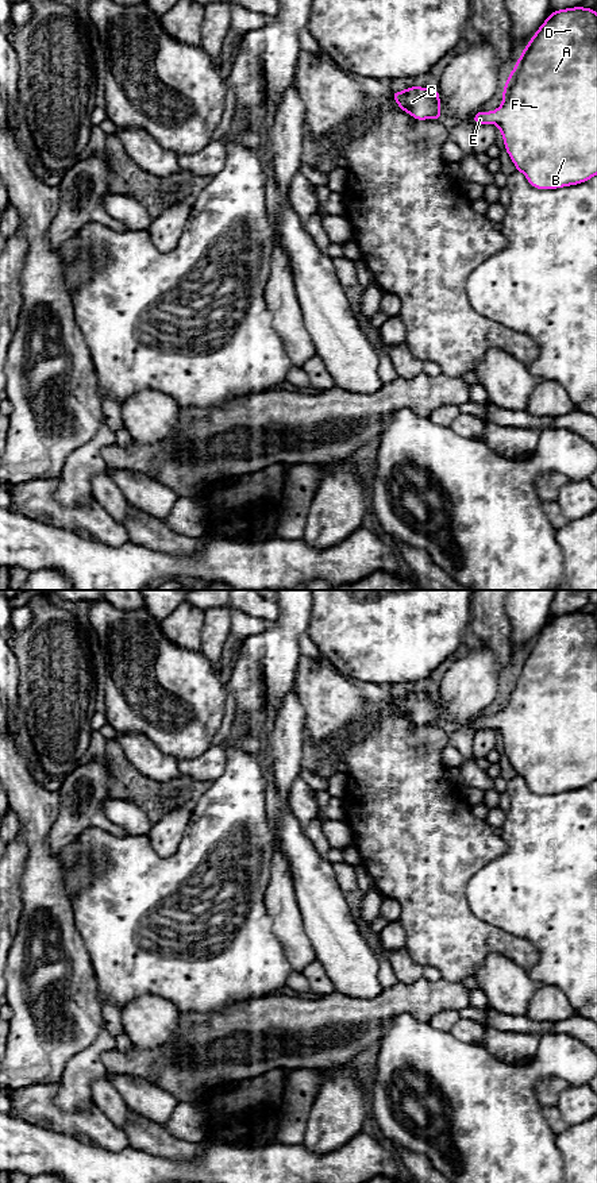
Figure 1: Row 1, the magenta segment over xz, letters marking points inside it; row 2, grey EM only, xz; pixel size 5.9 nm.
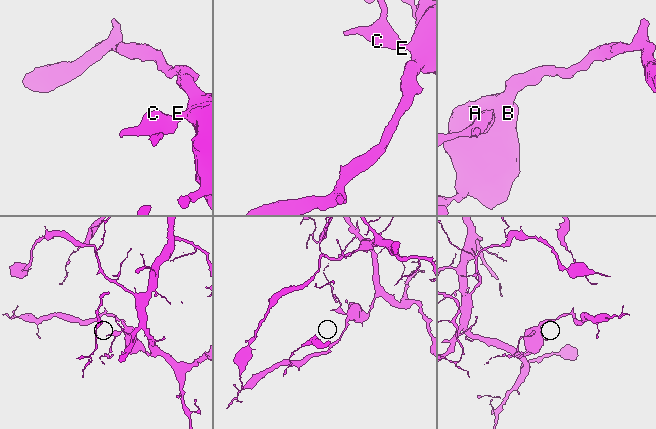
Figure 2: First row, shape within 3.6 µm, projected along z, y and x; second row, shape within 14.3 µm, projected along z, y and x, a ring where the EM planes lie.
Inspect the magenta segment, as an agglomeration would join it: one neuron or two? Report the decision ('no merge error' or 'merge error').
no merge error

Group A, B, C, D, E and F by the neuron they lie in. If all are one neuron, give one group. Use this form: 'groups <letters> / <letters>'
groups A B C D E F

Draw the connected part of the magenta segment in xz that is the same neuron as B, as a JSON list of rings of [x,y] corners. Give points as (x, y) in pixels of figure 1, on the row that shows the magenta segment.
[[[566,8],[552,11],[523,50],[517,63],[511,72],[502,90],[502,104],[493,112],[479,111],[473,116],[475,124],[494,123],[502,138],[505,150],[513,161],[516,170],[521,172],[536,189],[556,189],[578,185],[597,174],[597,14],[594,8]]]

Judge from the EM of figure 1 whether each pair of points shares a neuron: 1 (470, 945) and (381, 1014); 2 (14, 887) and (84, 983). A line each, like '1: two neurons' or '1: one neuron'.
1: two neurons
2: two neurons

